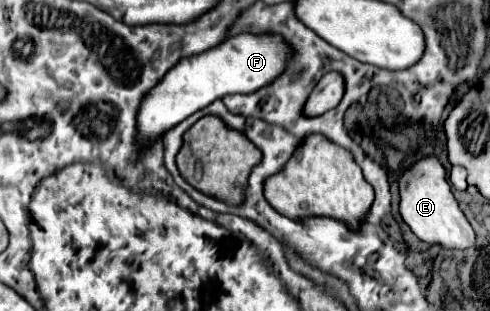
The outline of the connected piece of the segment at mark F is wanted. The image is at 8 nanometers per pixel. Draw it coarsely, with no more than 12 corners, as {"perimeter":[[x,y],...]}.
{"perimeter":[[235,35],[187,57],[145,95],[145,145],[205,105],[269,85],[277,35]]}

